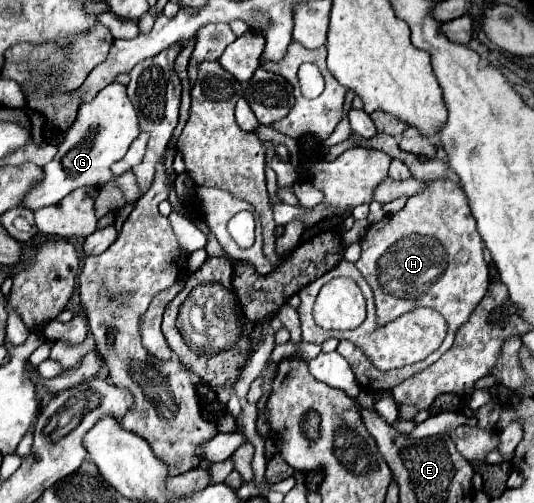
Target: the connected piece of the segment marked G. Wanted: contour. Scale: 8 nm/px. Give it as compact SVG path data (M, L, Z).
M116 82L108 84L94 96L94 100L78 108L74 122L68 126L68 130L62 136L62 142L58 144L54 160L42 168L44 178L38 184L38 190L34 190L34 194L30 194L30 198L26 200L26 208L44 208L50 204L58 204L58 200L62 200L66 194L80 186L106 184L108 180L112 180L110 166L126 154L130 142L138 134L138 114L126 94L126 88Z

